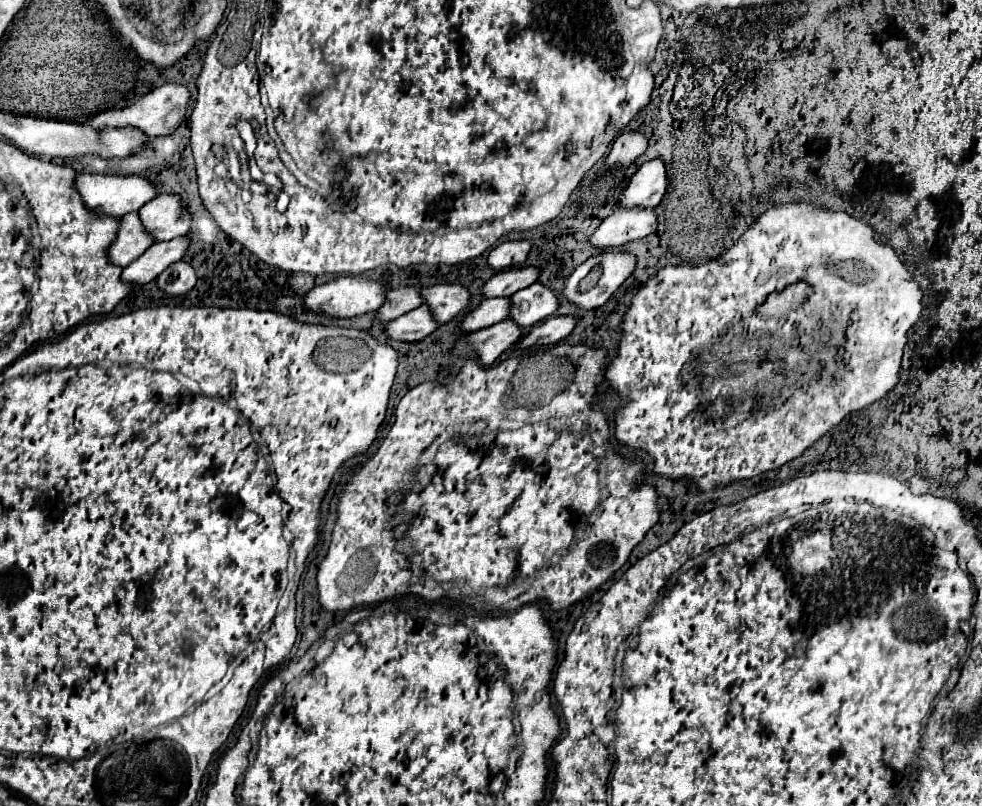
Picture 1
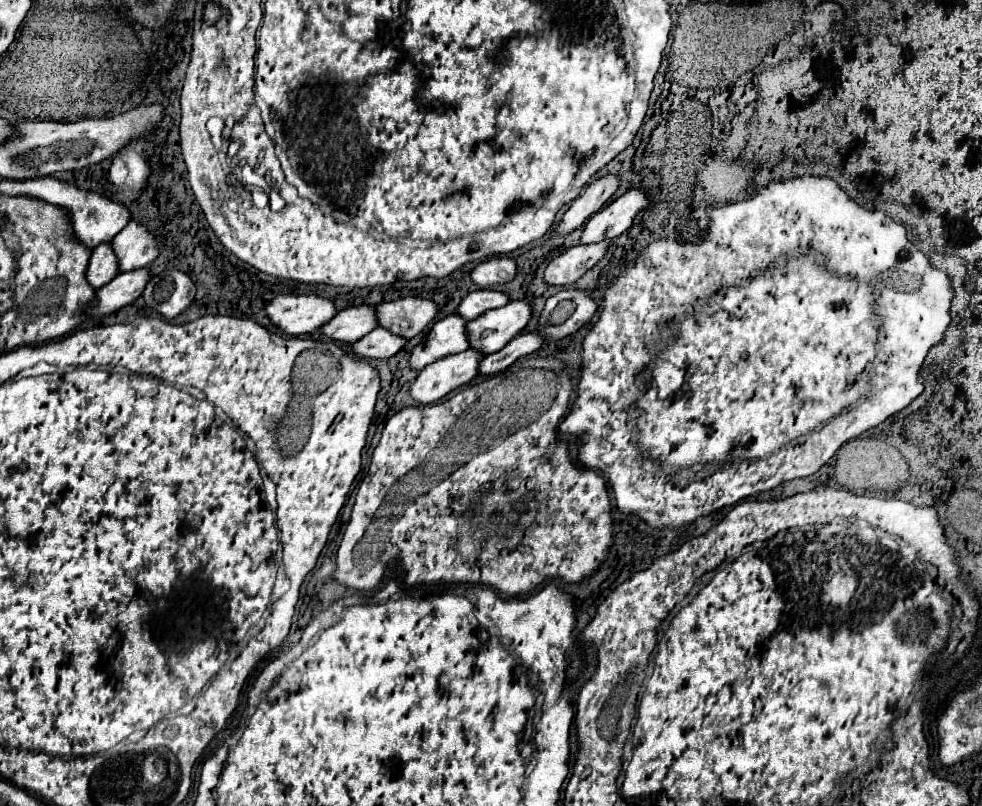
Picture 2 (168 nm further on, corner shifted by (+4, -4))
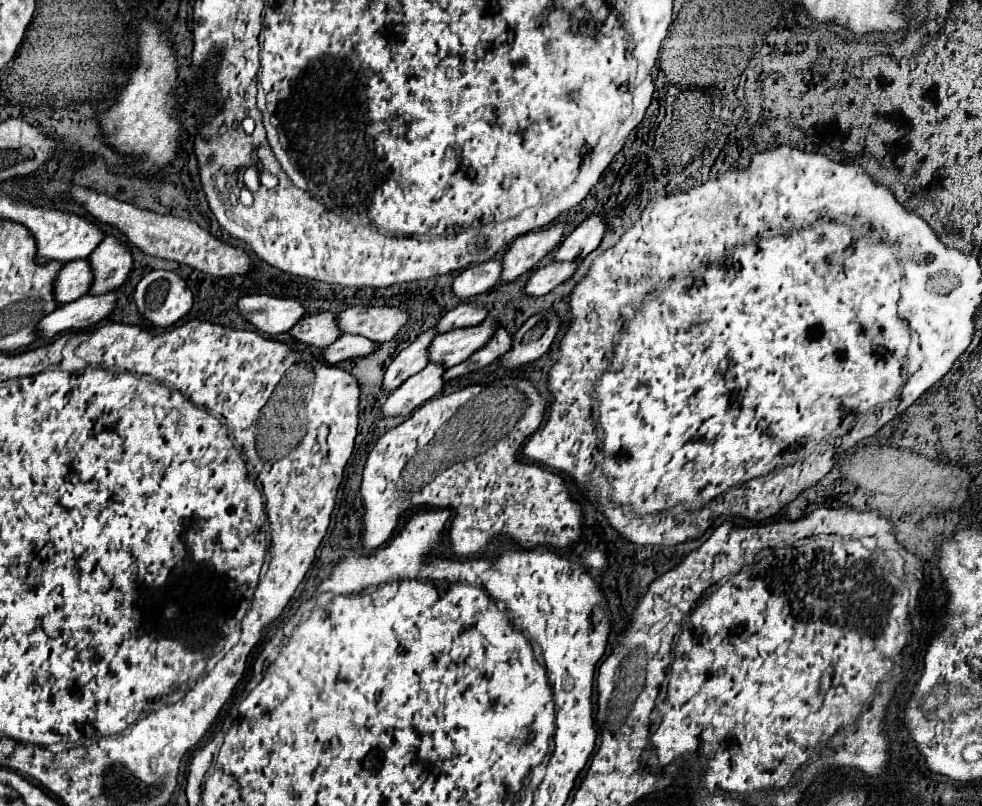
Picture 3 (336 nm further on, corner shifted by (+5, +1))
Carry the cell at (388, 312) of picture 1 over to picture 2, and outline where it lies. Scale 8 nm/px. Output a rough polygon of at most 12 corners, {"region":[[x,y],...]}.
{"region":[[376,305],[342,309],[320,329],[354,343],[378,327]]}

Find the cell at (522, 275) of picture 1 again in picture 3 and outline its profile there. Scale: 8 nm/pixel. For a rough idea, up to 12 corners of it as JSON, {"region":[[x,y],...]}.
{"region":[[459,304],[435,326],[437,334],[477,326],[485,320],[485,306]]}

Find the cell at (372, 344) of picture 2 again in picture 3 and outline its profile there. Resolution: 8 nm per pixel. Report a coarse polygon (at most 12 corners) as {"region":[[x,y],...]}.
{"region":[[341,334],[321,350],[325,364],[339,364],[347,358],[367,356],[375,342]]}

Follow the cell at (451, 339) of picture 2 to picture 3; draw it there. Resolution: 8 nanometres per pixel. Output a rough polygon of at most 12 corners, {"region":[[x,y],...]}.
{"region":[[429,330],[389,364],[381,388],[389,394],[429,362]]}

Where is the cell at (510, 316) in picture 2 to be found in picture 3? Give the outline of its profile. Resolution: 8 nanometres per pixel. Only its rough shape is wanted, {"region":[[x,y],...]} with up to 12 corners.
{"region":[[495,322],[439,334],[429,362],[451,368],[493,336]]}

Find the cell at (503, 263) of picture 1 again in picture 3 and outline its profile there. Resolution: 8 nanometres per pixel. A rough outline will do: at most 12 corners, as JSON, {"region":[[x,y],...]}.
{"region":[[499,260],[463,270],[451,294],[465,302],[489,292],[501,274]]}

